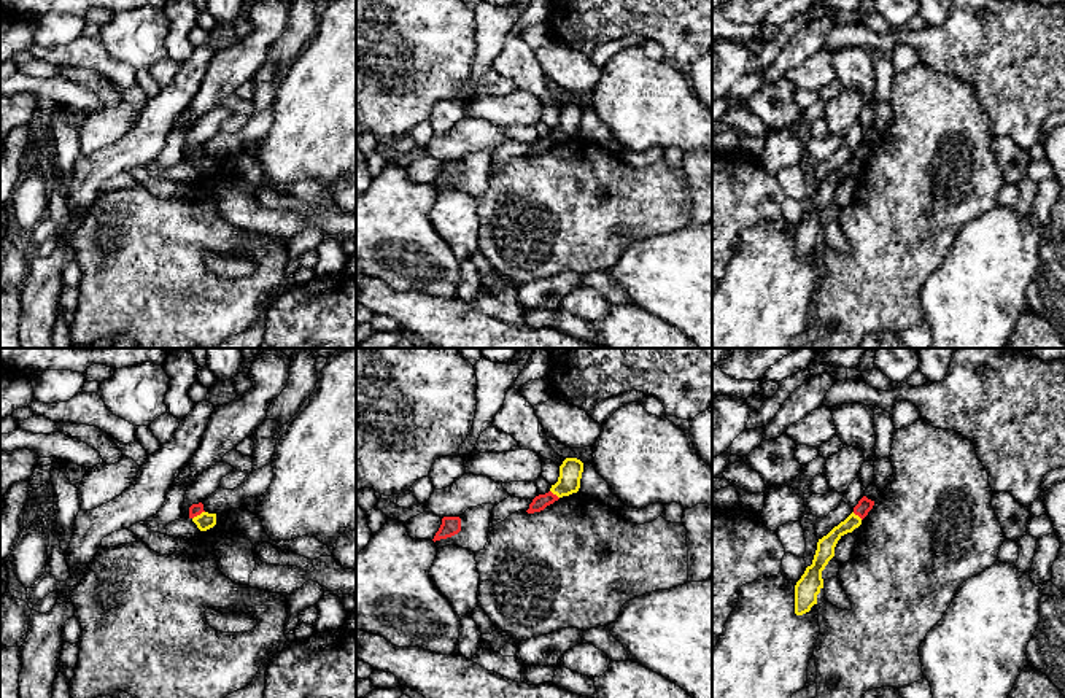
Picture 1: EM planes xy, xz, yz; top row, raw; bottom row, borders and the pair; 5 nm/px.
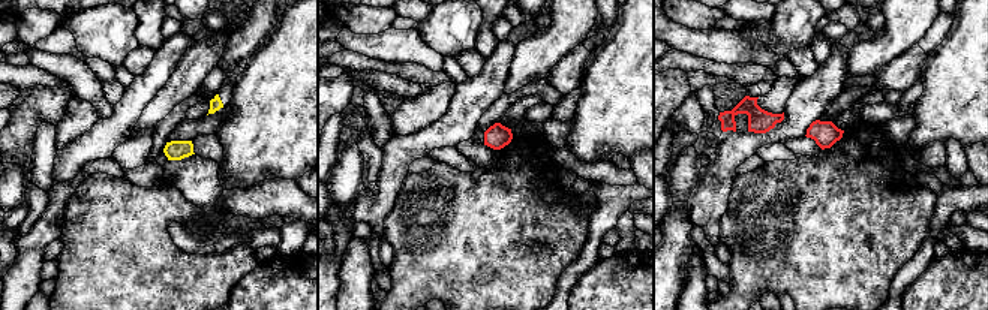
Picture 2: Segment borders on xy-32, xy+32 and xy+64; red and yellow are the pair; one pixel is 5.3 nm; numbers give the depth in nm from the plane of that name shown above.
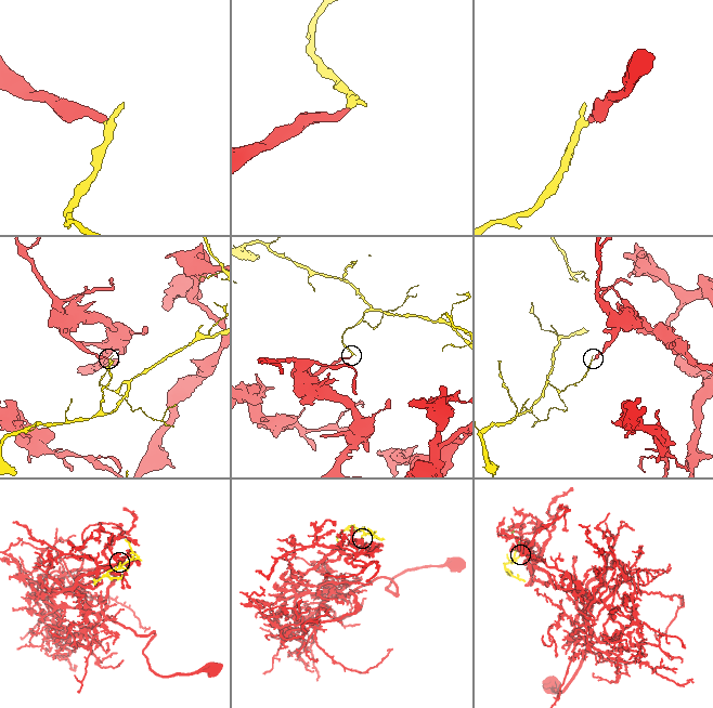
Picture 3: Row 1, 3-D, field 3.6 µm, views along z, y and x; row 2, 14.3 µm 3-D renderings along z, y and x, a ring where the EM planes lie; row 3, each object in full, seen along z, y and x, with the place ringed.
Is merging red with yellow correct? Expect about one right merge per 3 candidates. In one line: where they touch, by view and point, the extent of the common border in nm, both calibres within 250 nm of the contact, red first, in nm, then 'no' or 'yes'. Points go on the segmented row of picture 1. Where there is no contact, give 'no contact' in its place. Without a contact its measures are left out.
meets red in xy at (197, 514); contact 80 nm long; 60 nm thick on the red side, 90 nm on the other; no

